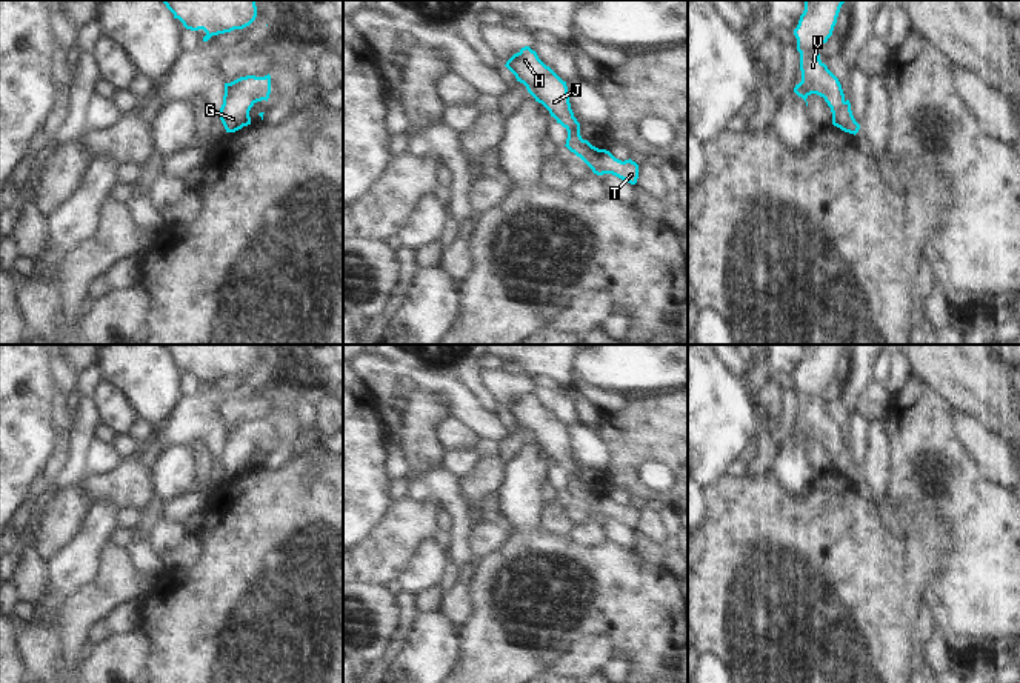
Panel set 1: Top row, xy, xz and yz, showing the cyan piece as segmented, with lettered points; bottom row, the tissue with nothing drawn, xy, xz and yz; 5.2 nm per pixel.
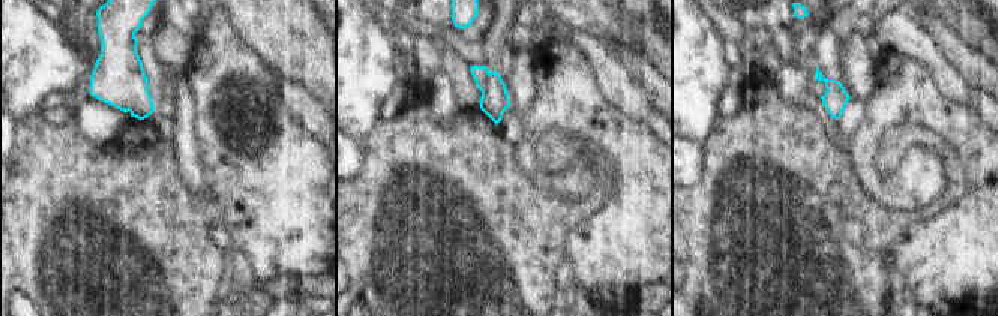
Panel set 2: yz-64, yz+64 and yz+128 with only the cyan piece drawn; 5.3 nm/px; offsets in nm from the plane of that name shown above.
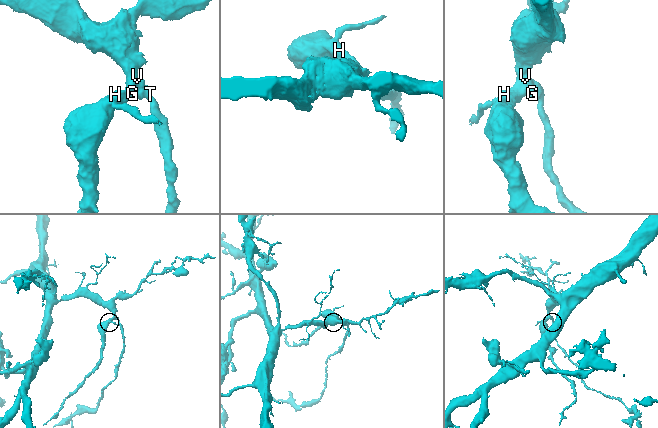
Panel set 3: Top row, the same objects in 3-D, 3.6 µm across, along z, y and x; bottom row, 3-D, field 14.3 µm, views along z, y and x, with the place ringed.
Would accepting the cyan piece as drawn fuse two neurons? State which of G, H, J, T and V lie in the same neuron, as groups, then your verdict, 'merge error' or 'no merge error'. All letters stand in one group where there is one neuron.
G H J V / T | merge error

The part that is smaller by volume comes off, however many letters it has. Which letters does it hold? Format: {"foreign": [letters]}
{"foreign": ["T"]}

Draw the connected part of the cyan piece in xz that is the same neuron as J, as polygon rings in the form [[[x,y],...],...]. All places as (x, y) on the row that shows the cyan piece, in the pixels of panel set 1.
[[[529,46],[522,48],[505,65],[568,131],[566,148],[582,157],[592,145],[580,135],[580,123],[571,109],[568,86]]]

